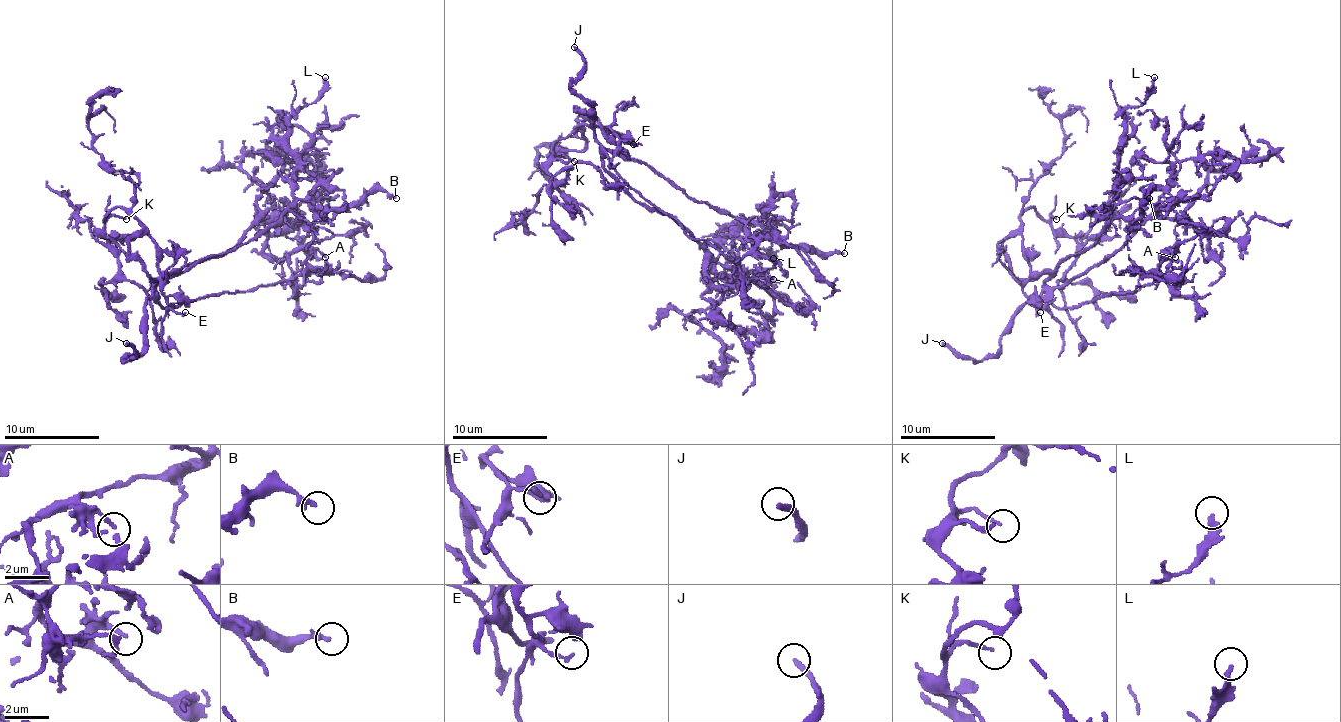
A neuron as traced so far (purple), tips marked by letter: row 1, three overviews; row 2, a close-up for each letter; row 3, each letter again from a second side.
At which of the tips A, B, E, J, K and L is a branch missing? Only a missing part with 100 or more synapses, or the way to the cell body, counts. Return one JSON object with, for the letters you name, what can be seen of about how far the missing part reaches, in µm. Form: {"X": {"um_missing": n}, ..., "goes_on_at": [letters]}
{"J": {"um_missing": 35}, "goes_on_at": ["J"]}

